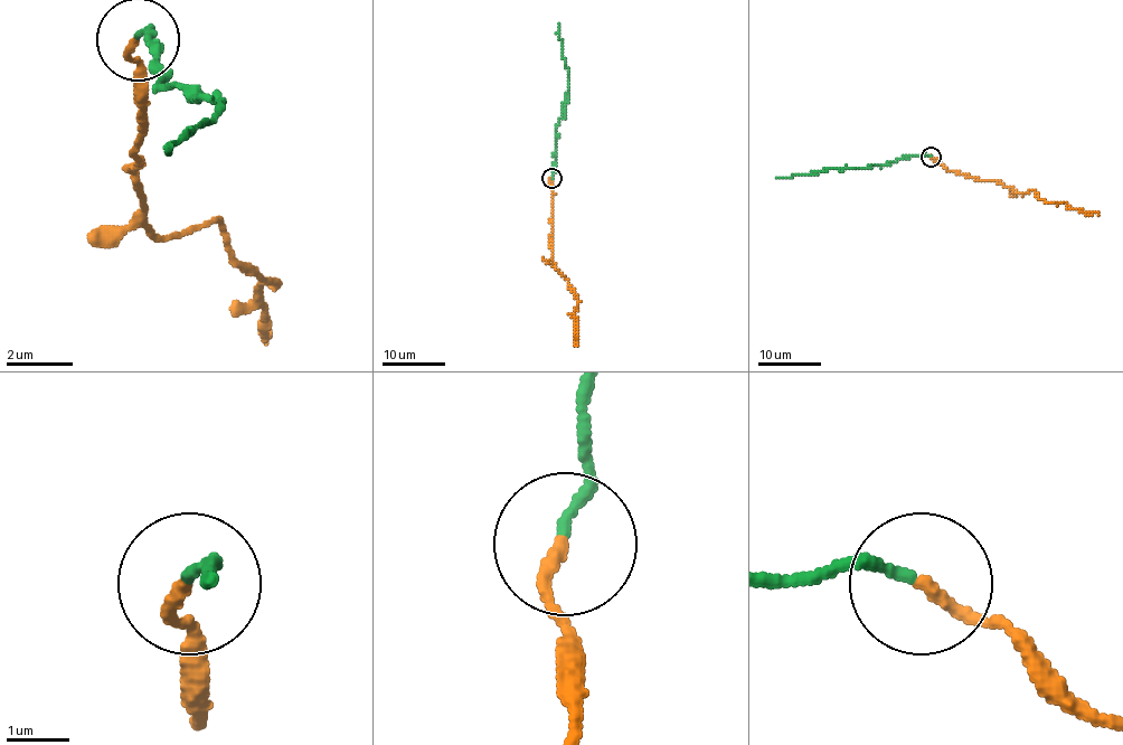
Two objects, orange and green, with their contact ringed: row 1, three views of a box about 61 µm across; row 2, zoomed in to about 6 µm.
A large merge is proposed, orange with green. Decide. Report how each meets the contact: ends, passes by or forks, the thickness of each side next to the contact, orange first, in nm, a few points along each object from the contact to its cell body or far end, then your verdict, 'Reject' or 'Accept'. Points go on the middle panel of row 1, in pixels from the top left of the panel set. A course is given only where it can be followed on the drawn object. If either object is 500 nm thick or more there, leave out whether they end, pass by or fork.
At the ring orange ends. At the ring green ends. Thickness 200 nm (orange) against 160 nm. Course of orange: (551, 178), (550, 244), (553, 263), (578, 301), (575, 345). Course of green: (551, 178), (556, 125), (567, 94), (567, 68), (558, 22). Reject

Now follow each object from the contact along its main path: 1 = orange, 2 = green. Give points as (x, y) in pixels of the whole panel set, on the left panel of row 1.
1: (135, 37), (144, 112), (128, 170), (144, 219), (160, 236), (218, 219), (276, 285), (260, 285), (260, 343)
2: (135, 37), (152, 29), (152, 37), (169, 71), (160, 87), (194, 95), (218, 95), (218, 112), (169, 144)

